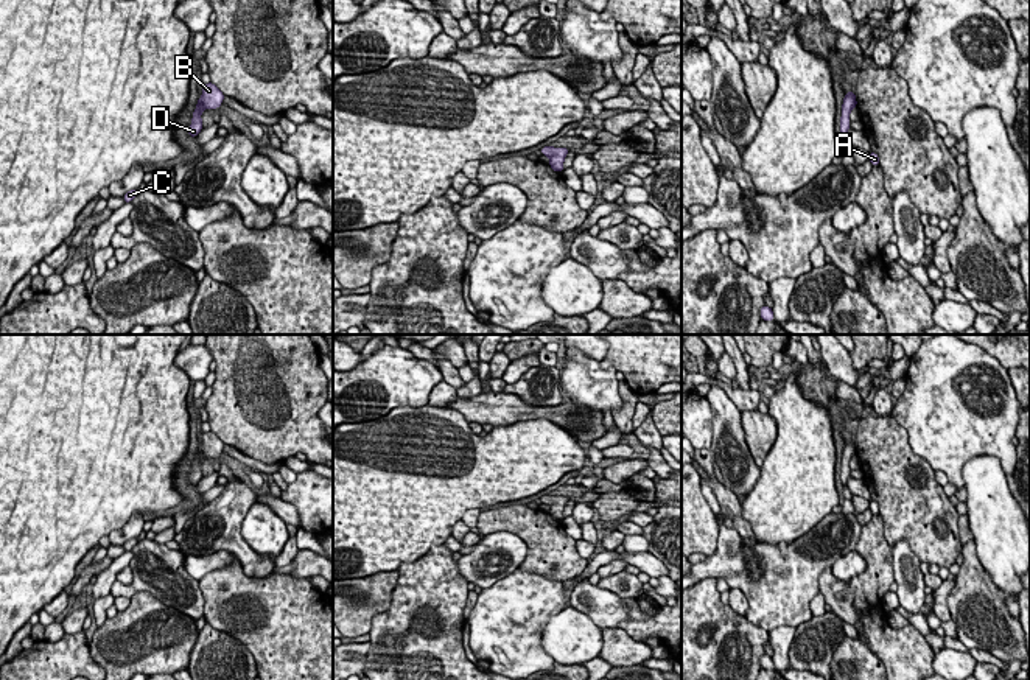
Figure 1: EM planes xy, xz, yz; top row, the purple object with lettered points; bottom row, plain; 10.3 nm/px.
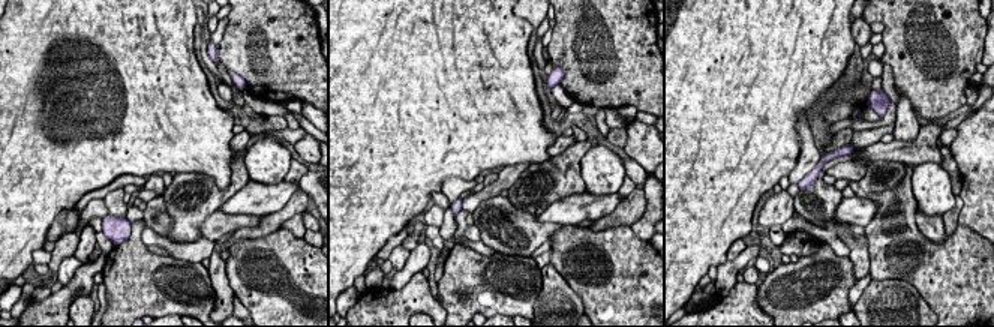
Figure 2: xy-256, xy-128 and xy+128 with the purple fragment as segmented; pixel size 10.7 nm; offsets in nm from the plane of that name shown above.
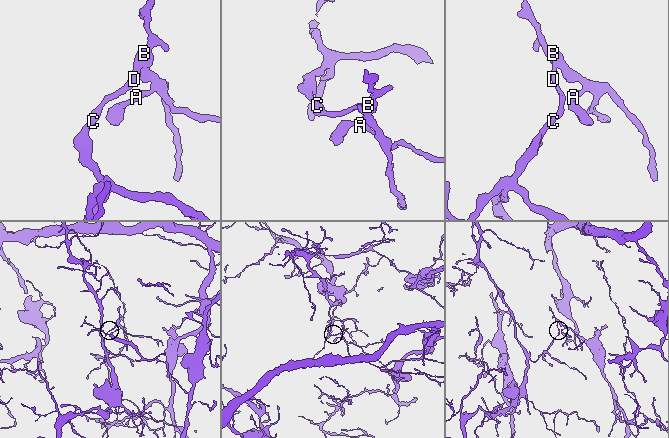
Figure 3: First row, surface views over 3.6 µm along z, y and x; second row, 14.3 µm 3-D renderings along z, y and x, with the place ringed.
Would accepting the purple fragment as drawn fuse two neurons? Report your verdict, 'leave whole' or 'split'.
leave whole

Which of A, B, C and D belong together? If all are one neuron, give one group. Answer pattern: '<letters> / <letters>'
A B C D

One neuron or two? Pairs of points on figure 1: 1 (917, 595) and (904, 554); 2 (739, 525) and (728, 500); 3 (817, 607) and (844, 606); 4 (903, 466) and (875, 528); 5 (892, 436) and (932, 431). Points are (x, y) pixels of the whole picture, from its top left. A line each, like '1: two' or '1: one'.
1: one
2: one
3: two
4: two
5: two

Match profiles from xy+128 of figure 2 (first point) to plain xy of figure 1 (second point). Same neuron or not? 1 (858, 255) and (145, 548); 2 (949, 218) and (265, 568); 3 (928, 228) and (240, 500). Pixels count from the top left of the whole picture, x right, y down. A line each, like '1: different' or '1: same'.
1: same
2: different
3: same

